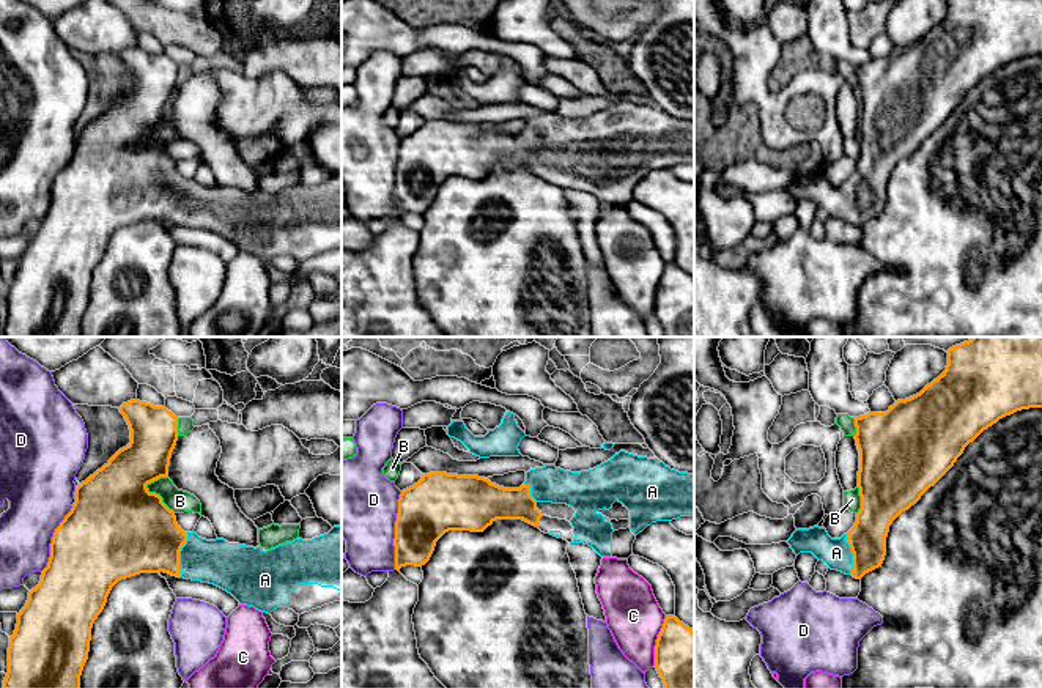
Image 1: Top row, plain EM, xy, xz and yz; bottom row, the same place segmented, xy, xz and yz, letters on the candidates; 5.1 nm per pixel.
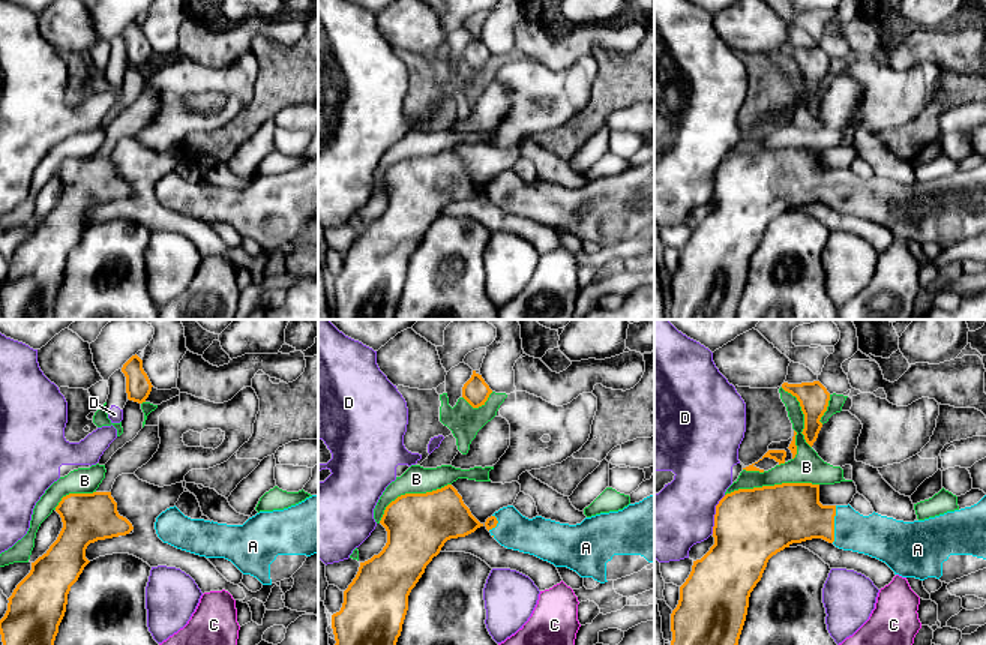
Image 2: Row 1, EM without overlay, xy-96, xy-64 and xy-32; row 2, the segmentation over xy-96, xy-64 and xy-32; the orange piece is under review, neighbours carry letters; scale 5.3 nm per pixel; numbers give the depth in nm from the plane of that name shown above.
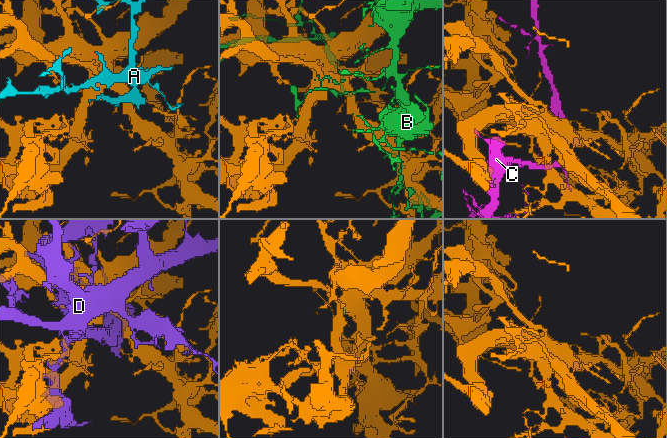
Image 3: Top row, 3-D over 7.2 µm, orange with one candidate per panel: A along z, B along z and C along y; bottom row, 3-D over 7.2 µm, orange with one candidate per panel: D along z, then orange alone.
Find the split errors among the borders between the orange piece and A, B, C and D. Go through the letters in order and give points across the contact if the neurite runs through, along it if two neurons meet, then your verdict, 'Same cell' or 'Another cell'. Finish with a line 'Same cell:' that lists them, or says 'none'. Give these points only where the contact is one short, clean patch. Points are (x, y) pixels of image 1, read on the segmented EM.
A: Same cell
B: Another cell
C: Another cell
D: Another cell
Same cell: A

